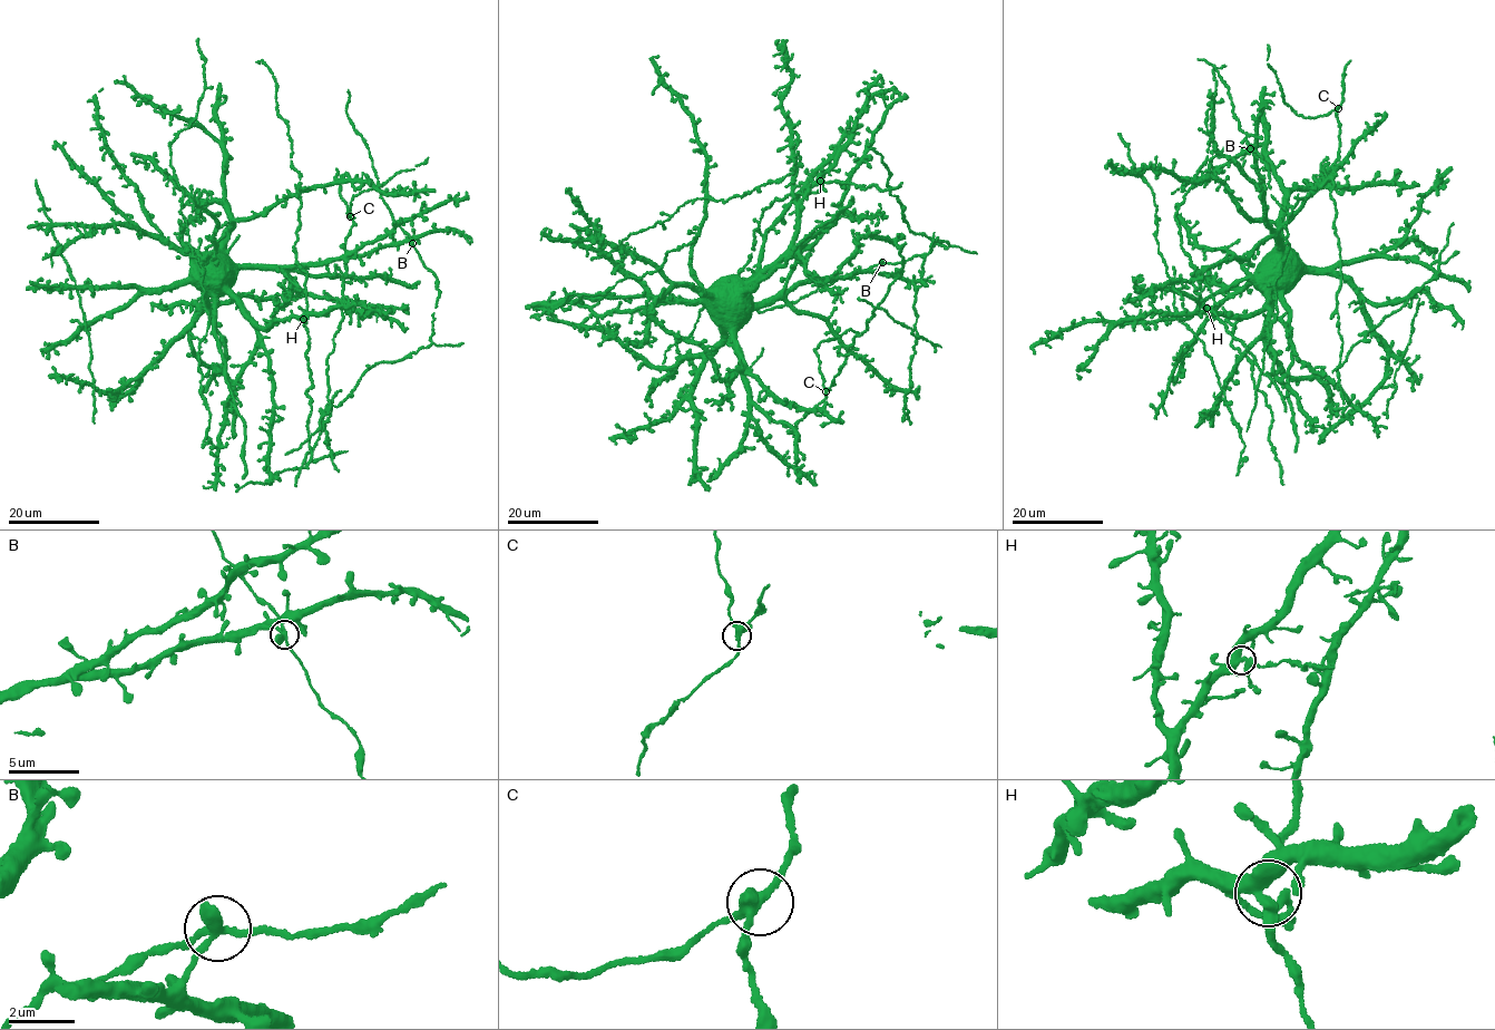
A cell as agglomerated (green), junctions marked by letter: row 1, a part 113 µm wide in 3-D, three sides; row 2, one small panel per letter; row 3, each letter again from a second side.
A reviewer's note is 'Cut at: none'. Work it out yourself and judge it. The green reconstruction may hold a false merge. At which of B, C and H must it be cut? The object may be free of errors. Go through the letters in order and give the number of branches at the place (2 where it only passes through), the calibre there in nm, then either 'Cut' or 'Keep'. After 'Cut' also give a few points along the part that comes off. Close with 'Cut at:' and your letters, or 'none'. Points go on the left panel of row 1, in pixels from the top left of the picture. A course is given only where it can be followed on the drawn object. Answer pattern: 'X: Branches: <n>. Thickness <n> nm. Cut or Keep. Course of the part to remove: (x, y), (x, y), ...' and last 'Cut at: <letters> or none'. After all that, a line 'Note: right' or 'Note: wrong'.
B: Branches: 4. Thickness 320 nm. Keep
C: Branches: 4. Thickness 320 nm. Keep
H: Branches: 4. Thickness 360 nm. Keep
Cut at: none
Note: right

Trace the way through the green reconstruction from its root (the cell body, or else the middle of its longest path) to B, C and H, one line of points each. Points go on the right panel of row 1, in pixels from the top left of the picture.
B: (1272, 262), (1282, 240), (1267, 221), (1264, 184), (1257, 168), (1257, 151), (1254, 147), (1250, 148)
C: (1272, 262), (1282, 244), (1278, 231), (1332, 173), (1340, 142), (1338, 108)
H: (1272, 262), (1269, 285), (1272, 289), (1267, 292), (1269, 300), (1262, 309), (1247, 316), (1207, 308)

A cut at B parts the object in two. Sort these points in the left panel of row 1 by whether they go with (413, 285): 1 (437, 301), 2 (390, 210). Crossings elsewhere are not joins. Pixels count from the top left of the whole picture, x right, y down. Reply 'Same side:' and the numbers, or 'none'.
Same side: none

